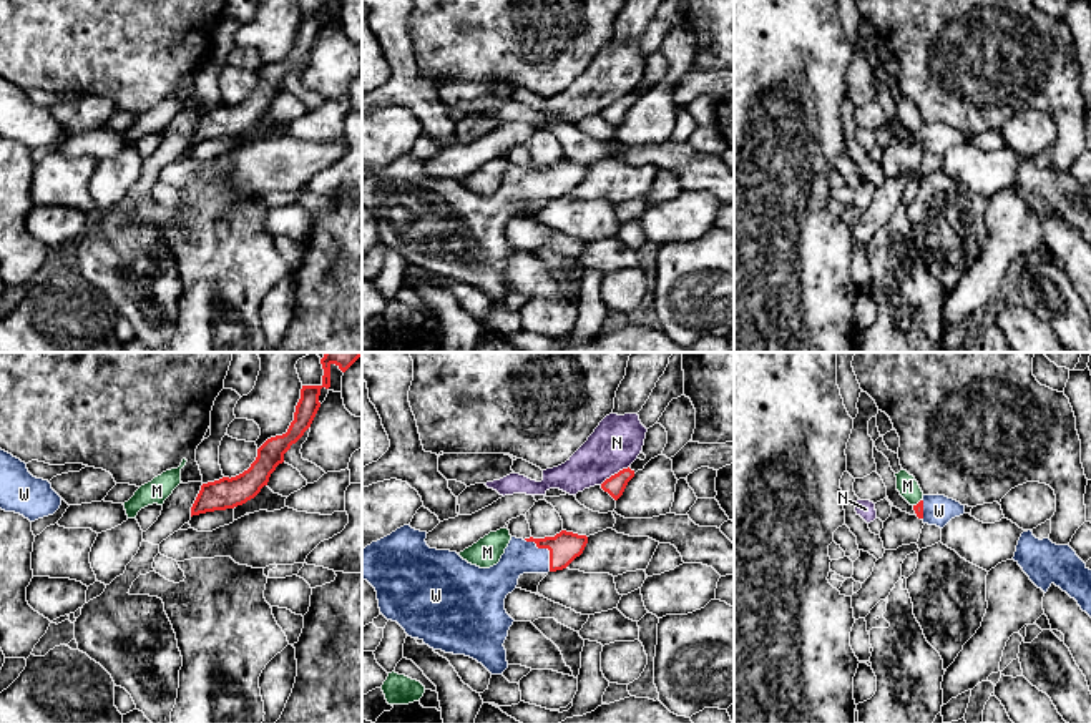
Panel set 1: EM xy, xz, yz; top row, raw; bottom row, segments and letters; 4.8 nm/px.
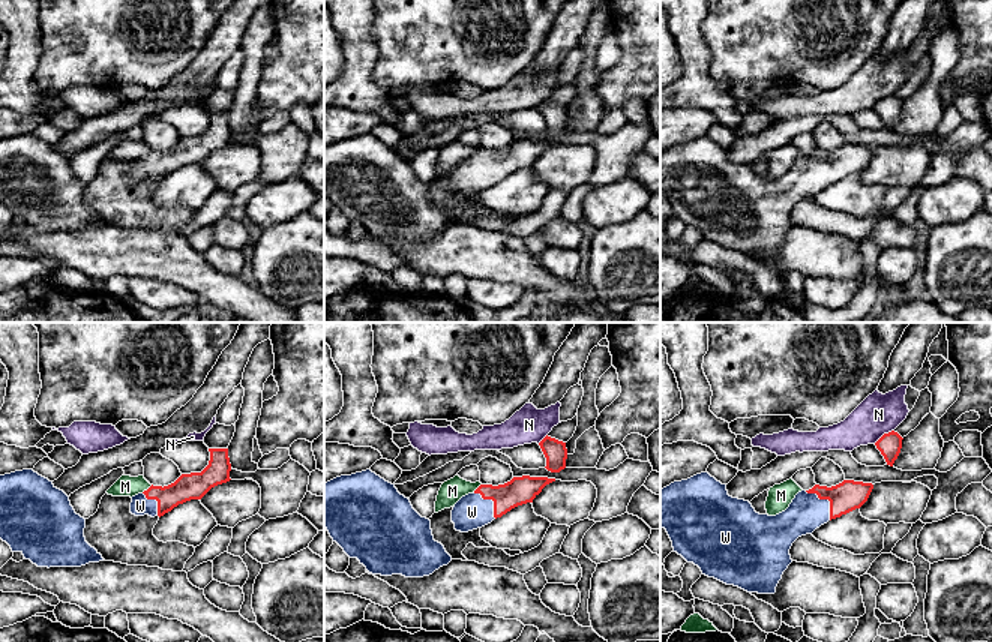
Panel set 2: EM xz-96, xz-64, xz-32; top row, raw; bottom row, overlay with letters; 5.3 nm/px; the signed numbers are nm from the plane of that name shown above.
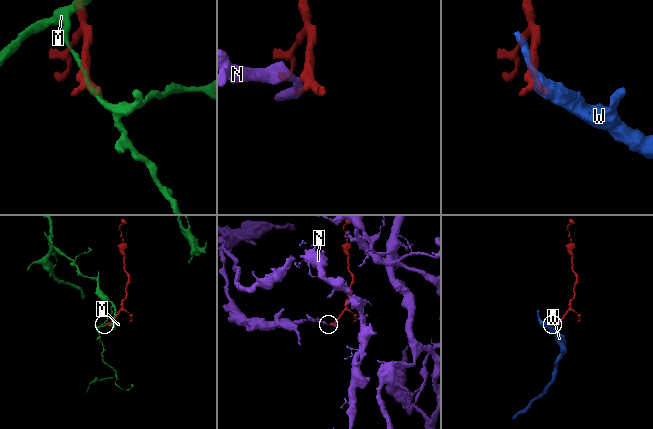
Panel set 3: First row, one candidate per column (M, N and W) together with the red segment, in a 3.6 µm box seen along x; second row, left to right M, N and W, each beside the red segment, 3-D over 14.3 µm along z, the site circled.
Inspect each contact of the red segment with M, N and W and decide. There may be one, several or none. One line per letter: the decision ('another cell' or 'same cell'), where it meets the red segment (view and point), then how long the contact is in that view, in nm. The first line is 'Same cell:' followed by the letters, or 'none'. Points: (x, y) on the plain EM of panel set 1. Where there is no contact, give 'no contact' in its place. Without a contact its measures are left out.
Same cell: W
M: another cell; contact yz (919, 130); length 50 nm
N: another cell; contact xz (615, 102); length 170 nm
W: same cell; contact xz (547, 175); length 200 nm

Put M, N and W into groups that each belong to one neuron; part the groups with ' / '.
M / N / W

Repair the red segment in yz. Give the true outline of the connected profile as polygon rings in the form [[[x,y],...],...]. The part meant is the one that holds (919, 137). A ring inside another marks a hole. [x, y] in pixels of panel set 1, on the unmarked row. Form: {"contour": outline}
{"contour": [[[937,121],[923,123],[923,126],[913,133],[913,138],[917,145],[923,148],[923,151],[943,156],[952,146],[965,141],[965,133]]]}

